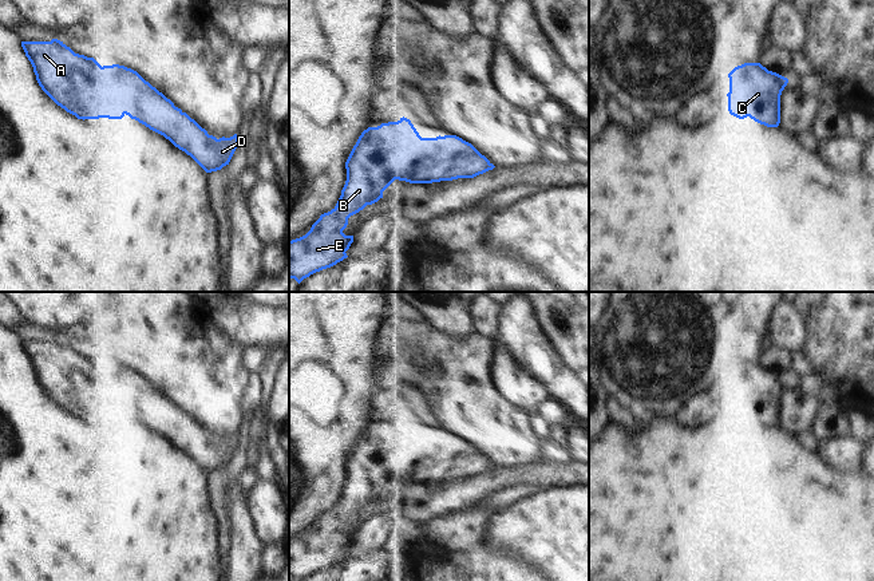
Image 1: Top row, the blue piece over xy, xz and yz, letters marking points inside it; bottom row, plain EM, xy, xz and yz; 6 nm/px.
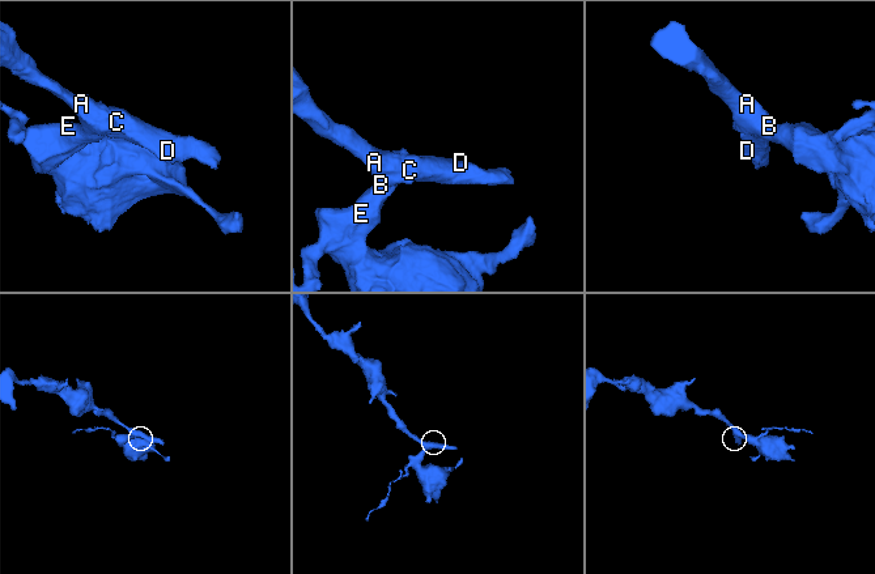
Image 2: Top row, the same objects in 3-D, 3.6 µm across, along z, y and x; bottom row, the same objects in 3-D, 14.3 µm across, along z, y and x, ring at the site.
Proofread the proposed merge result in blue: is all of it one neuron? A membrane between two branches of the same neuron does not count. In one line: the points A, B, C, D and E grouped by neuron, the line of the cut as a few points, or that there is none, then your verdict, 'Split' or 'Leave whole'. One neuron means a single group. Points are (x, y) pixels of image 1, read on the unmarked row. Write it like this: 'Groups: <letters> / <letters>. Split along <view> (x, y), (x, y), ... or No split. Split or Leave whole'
Groups: A B C D E. No split. Leave whole.

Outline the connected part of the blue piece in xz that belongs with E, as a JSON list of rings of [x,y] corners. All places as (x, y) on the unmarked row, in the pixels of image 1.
[[[404,416],[398,422],[368,427],[359,436],[345,462],[347,481],[336,506],[321,514],[305,535],[289,541],[289,578],[302,581],[347,558],[345,552],[353,542],[353,535],[343,533],[348,518],[383,498],[383,491],[395,479],[410,483],[432,483],[474,478],[494,467],[471,443],[456,435],[422,438],[411,420]]]

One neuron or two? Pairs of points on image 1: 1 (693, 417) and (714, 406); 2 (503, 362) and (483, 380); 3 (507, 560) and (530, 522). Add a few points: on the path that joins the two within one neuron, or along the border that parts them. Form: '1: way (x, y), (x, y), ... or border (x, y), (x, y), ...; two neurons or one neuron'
1: way (699, 411), (708, 406); one neuron
2: border (495, 340), (494, 380), (498, 390), (507, 399); two neurons
3: border (486, 537), (515, 548), (528, 560), (541, 566); two neurons

